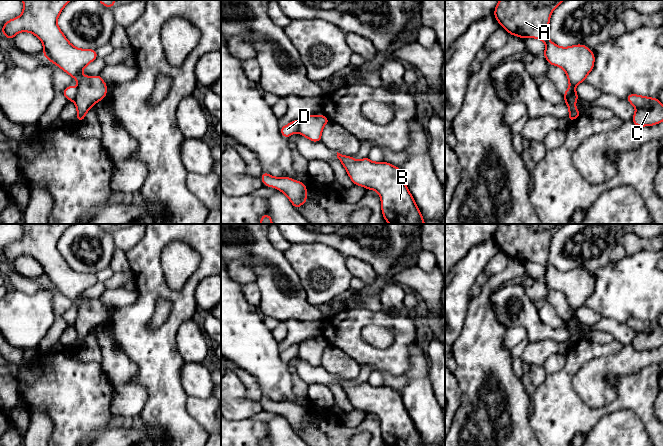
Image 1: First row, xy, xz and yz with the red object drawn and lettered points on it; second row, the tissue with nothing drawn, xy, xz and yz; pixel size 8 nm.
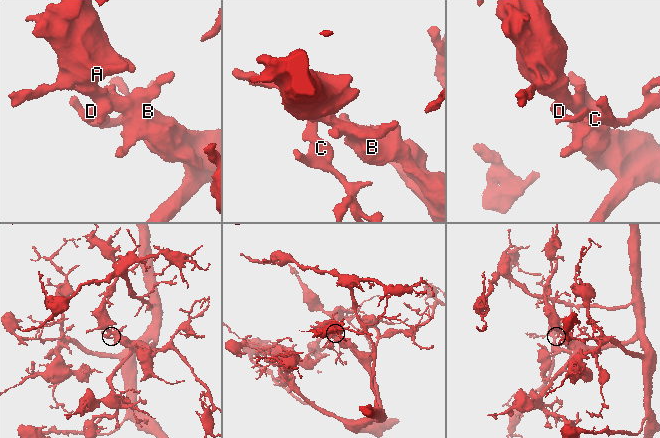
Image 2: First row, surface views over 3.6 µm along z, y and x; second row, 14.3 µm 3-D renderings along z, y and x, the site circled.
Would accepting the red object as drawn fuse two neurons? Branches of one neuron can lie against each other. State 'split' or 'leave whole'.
split

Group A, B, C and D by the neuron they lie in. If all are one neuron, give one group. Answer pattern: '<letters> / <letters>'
A B / C D

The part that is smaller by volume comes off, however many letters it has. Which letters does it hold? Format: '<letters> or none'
C, D

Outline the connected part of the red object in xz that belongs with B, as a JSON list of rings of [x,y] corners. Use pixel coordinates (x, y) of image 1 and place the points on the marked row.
[[[338,152],[337,158],[354,185],[379,194],[385,221],[389,224],[425,224],[400,168],[388,162],[372,162],[368,157],[355,160]]]

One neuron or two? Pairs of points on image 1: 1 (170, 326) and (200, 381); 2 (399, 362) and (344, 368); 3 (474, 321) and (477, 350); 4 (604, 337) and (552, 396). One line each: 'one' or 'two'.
1: two
2: two
3: one
4: two

